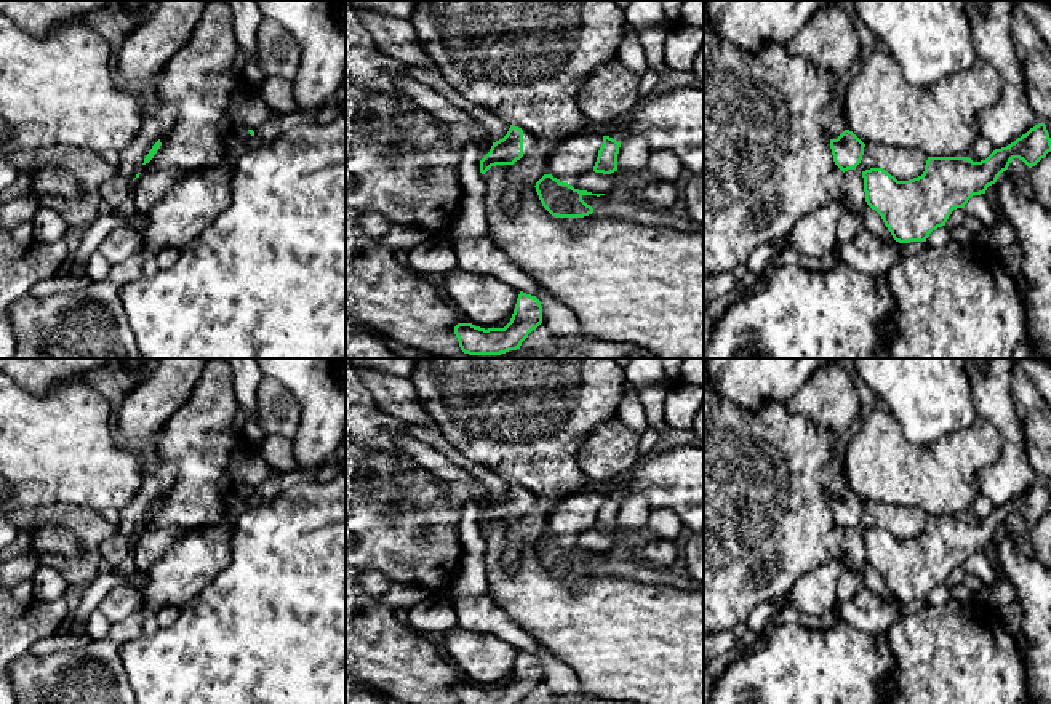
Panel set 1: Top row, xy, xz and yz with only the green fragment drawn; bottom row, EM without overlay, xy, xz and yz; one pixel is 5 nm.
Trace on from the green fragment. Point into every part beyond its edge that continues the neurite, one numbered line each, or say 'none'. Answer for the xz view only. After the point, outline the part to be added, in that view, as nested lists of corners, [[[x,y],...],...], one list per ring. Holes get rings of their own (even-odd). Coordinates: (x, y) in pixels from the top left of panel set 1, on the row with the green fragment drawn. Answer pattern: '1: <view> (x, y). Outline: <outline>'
1: xz (530, 141). Outline: [[[523,131],[523,155],[528,155],[536,146],[537,139],[529,131]]]

